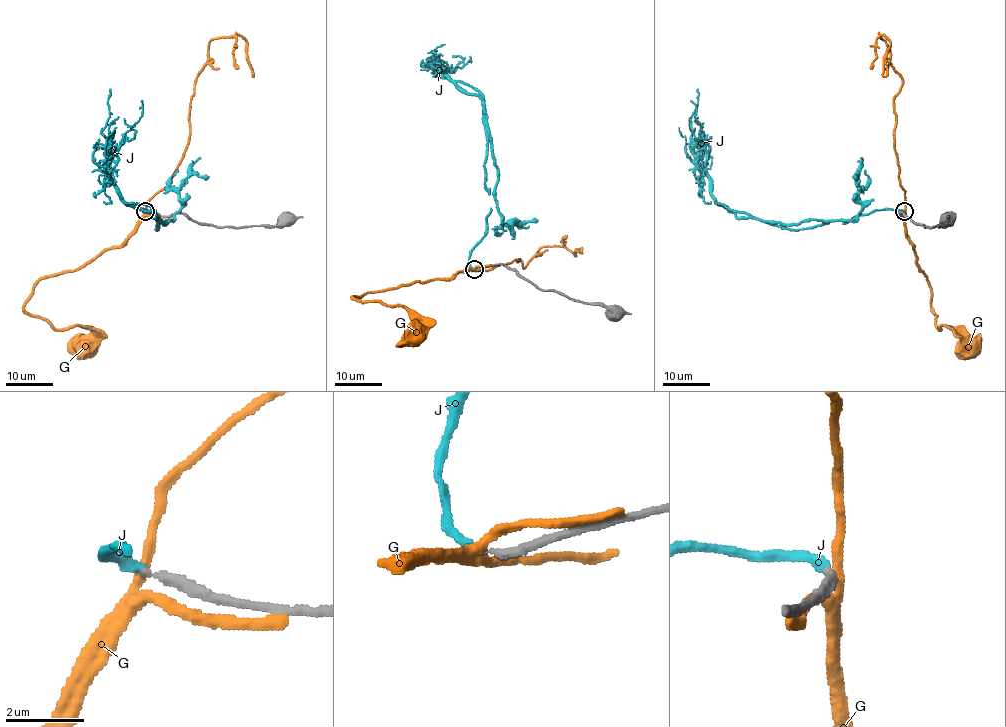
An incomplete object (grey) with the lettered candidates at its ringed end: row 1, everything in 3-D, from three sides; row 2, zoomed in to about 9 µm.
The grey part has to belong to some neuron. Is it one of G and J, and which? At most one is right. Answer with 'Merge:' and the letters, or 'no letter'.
Merge: J

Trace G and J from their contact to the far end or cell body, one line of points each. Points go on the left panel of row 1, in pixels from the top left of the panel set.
G: (145, 211), (120, 246), (105, 248), (75, 269), (43, 277), (23, 306), (55, 329), (92, 329), (86, 345)
J: (145, 211), (169, 220), (164, 224), (155, 212), (129, 205), (105, 169), (101, 131), (110, 89)

